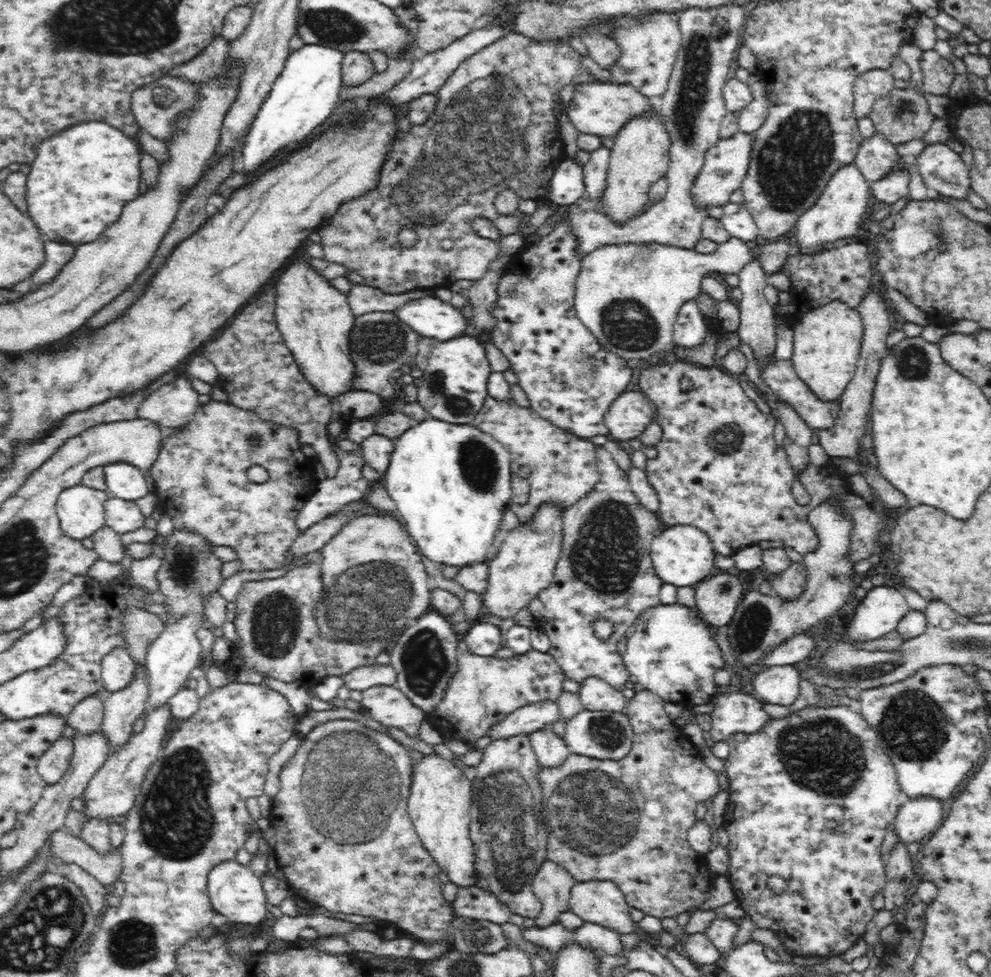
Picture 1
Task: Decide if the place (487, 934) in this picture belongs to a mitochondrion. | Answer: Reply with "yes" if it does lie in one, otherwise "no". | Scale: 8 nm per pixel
yes

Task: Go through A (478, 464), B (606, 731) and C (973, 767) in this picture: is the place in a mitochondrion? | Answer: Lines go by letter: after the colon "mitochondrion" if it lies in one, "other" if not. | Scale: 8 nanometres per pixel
A: mitochondrion
B: mitochondrion
C: other

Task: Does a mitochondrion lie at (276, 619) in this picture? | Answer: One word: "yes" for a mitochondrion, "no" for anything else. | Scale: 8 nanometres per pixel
yes

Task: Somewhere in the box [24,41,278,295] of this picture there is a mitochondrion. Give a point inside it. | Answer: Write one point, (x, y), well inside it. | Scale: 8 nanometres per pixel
(166, 96)

